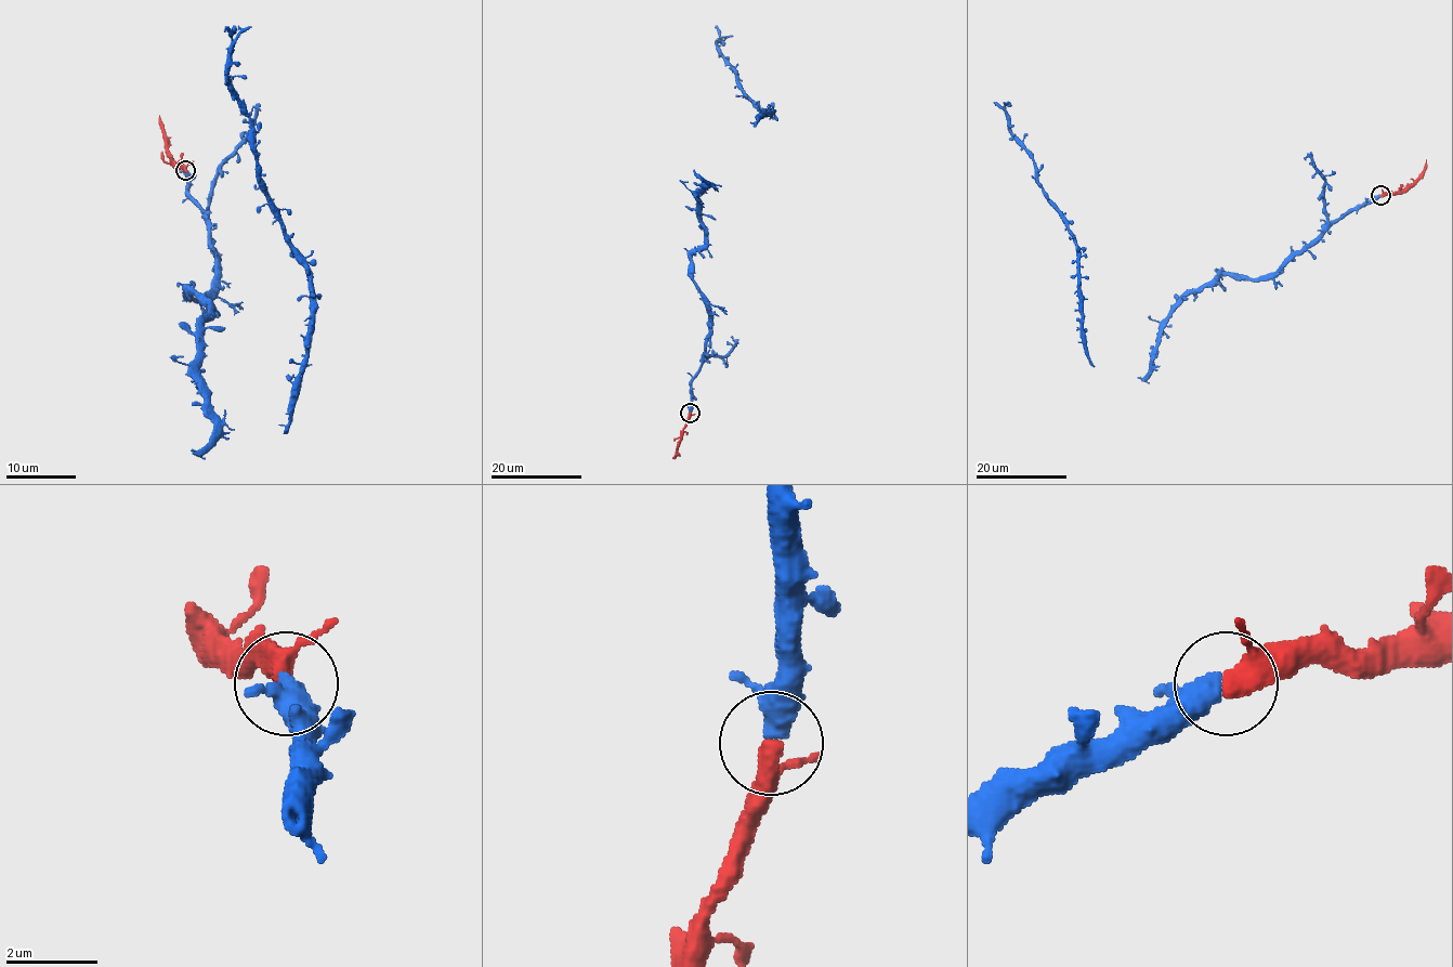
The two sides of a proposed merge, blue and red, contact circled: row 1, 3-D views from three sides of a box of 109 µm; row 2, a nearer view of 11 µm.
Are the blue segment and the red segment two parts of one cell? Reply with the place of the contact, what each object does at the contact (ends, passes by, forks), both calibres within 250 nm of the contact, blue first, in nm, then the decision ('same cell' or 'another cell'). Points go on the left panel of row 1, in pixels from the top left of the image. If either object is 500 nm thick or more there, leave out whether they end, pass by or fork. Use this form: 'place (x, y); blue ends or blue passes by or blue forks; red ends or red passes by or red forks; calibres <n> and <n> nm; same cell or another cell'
place (185, 170); blue passes by; red passes by; calibres 400 and 360 nm; same cell

